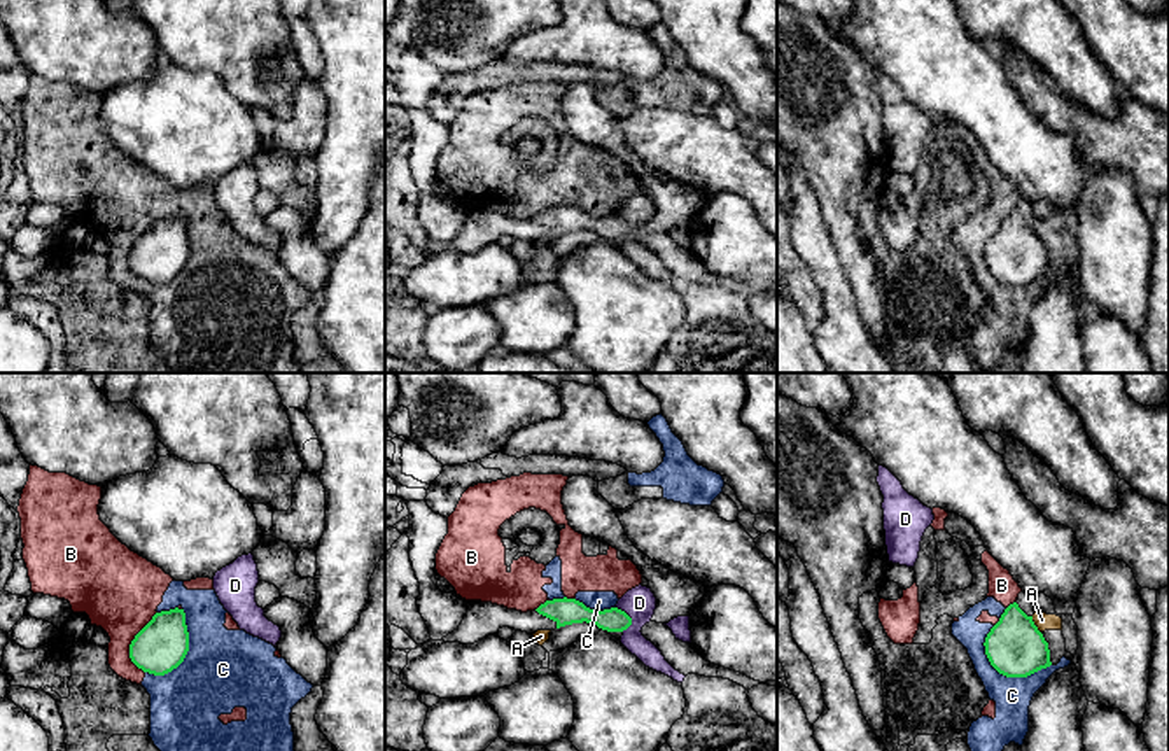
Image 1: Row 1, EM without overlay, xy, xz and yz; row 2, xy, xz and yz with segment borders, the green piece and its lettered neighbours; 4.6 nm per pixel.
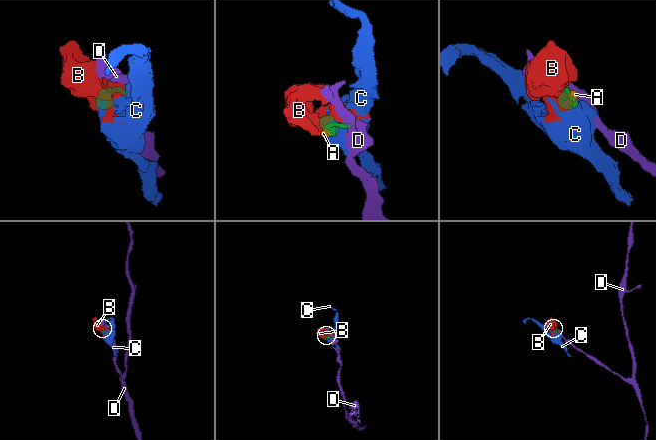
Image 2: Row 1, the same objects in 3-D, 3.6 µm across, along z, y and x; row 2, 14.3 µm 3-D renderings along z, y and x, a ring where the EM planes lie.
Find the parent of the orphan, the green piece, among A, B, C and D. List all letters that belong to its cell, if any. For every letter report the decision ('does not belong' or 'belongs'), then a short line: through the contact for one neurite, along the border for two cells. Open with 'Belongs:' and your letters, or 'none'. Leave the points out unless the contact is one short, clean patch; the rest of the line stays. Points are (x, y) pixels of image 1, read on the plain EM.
Belongs: none
A: does not belong | yz (1031, 224), (1040, 240)
B: does not belong | xy (156, 219), (130, 252), (130, 266), (144, 280)
C: does not belong
D: does not belong | xz (616, 214), (630, 226), (630, 233), (625, 238)

